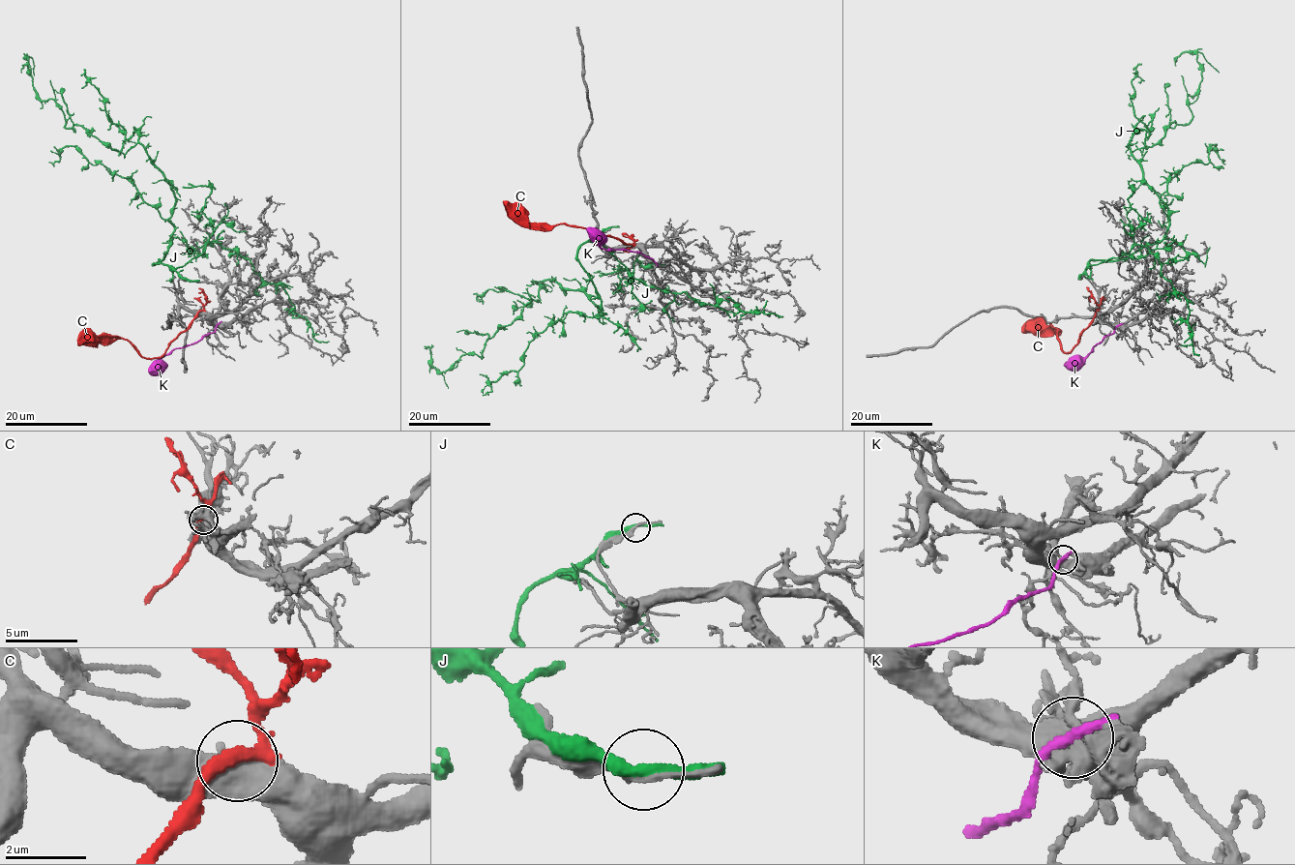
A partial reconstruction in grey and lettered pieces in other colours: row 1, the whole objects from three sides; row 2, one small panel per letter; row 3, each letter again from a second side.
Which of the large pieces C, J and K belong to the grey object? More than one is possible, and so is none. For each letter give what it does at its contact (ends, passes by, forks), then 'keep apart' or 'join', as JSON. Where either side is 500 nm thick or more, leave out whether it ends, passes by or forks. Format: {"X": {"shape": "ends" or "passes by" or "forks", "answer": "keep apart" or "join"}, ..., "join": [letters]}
{"C": {"answer": "join"}, "J": {"shape": "passes by", "answer": "keep apart"}, "K": {"answer": "keep apart"}, "join": ["C"]}

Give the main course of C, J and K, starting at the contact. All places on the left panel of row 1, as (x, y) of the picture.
C: (201, 311), (163, 353), (156, 358), (142, 357), (128, 341), (118, 336), (76, 340)
J: (191, 281), (153, 263), (170, 246), (174, 192), (135, 132), (116, 151), (69, 128), (28, 57), (21, 72)
K: (218, 324), (214, 332), (161, 356), (154, 372), (150, 372)

